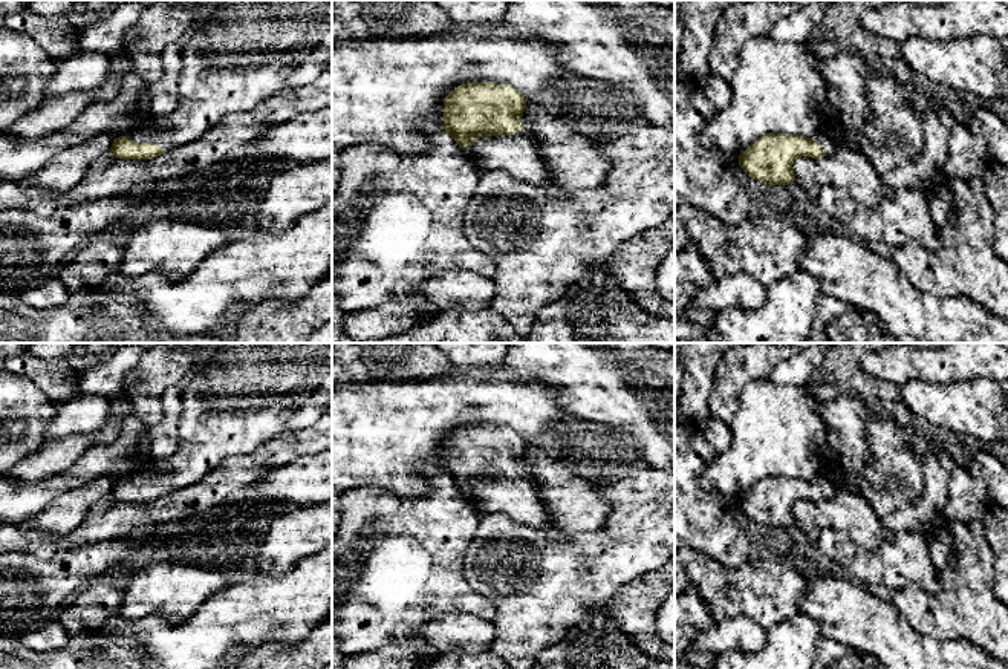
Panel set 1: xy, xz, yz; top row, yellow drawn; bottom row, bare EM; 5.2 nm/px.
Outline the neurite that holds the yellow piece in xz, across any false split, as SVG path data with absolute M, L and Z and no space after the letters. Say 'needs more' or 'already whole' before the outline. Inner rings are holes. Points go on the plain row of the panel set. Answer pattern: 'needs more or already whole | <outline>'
needs more | M468 426L457 429L444 442L442 472L482 514L502 513L535 531L558 530L541 501L541 488L520 465L526 450L525 438L509 427Z

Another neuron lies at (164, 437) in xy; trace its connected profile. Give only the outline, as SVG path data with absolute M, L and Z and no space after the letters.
M176 386L162 395L162 419L148 429L153 459L170 458L179 444L179 418L182 413L182 392Z

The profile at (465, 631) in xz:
M467 612L442 614L427 622L416 635L428 641L437 654L448 649L489 651L496 635L493 622Z

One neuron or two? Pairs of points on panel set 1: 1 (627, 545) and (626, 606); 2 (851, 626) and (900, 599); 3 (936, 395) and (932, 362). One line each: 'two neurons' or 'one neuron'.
1: two neurons
2: two neurons
3: two neurons

